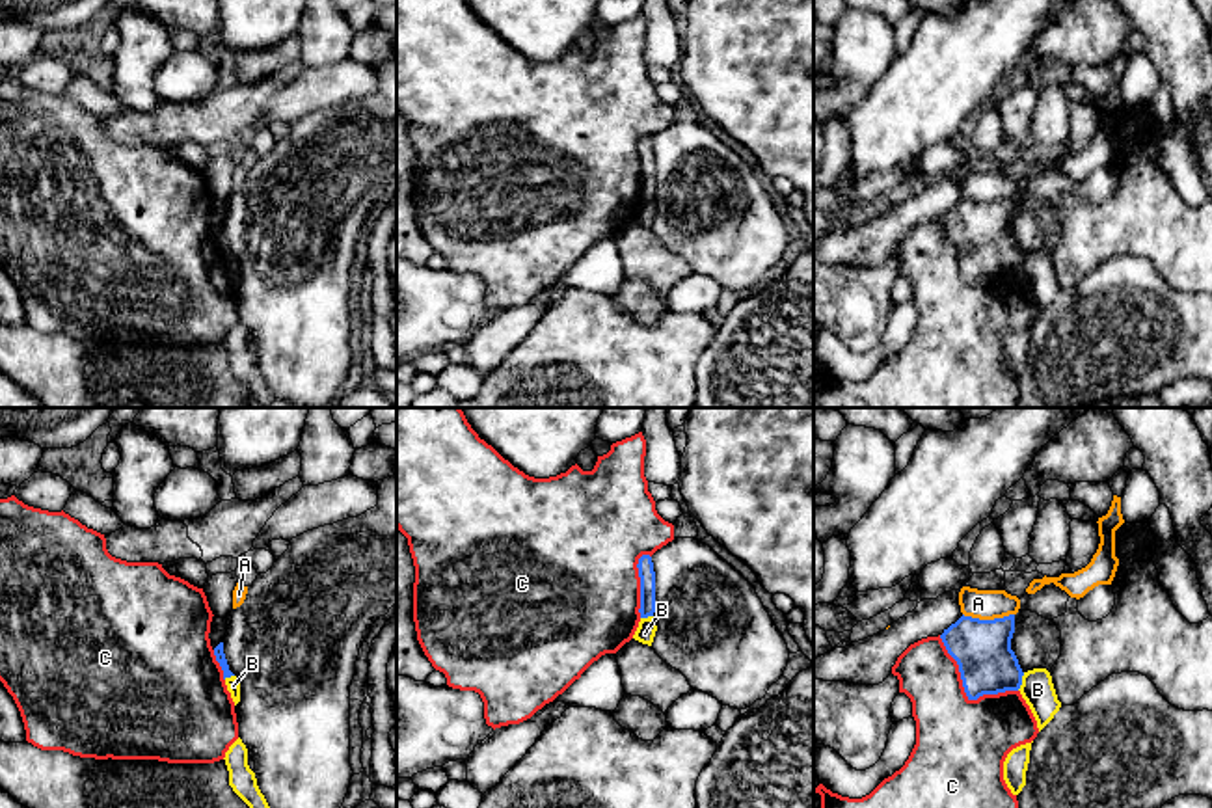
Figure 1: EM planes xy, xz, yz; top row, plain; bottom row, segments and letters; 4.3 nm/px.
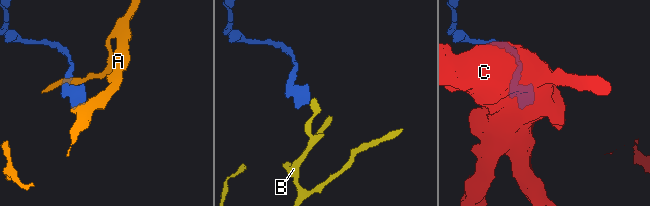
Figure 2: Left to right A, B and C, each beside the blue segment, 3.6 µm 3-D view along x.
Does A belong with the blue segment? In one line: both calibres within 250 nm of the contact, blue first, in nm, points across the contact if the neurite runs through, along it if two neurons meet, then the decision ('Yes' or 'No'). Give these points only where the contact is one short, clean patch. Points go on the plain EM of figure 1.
Thickness 260 nm (blue) against 130 nm. Boundary: yz (963, 196), (974, 202), (1013, 198). No

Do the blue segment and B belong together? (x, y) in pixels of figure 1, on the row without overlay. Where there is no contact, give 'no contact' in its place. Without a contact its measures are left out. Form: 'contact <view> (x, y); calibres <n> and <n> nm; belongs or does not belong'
contact yz (1021, 265); calibres 260 and 140 nm; does not belong

